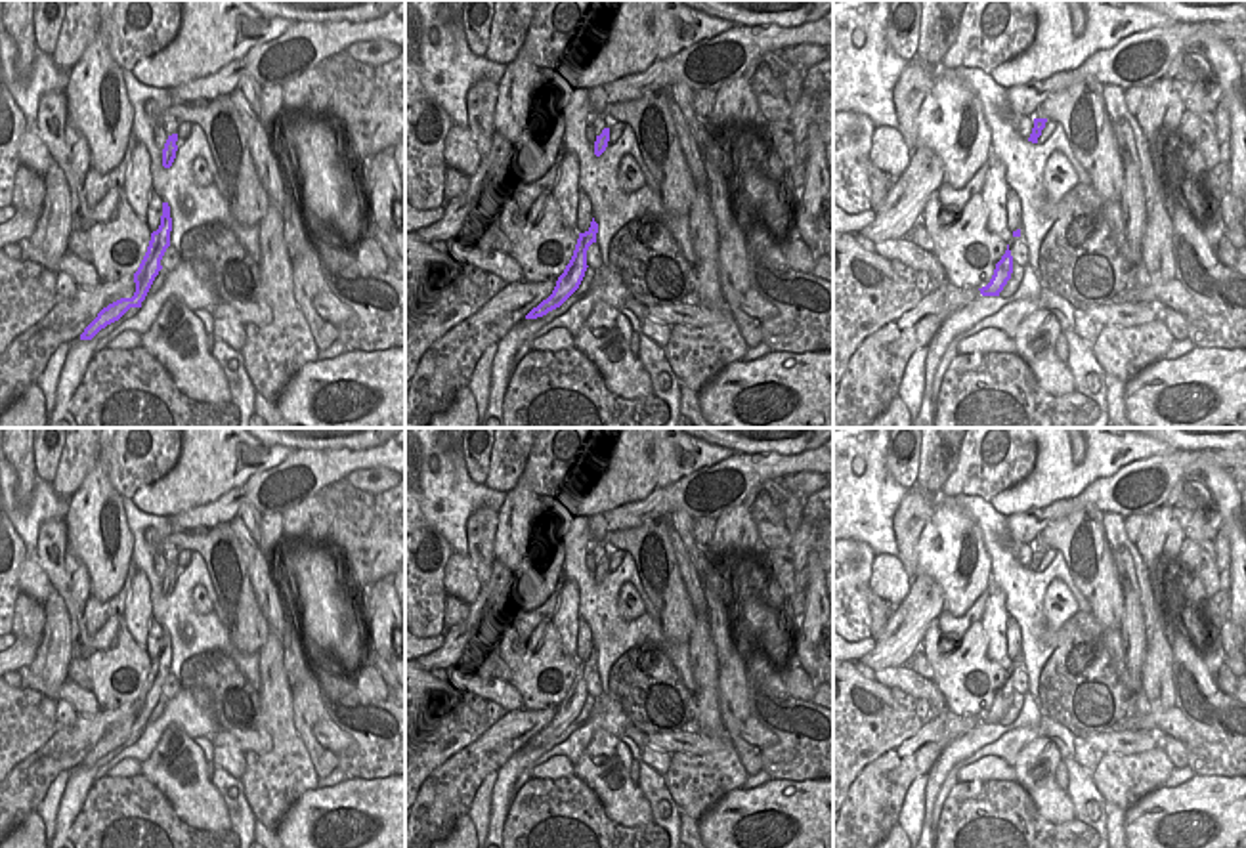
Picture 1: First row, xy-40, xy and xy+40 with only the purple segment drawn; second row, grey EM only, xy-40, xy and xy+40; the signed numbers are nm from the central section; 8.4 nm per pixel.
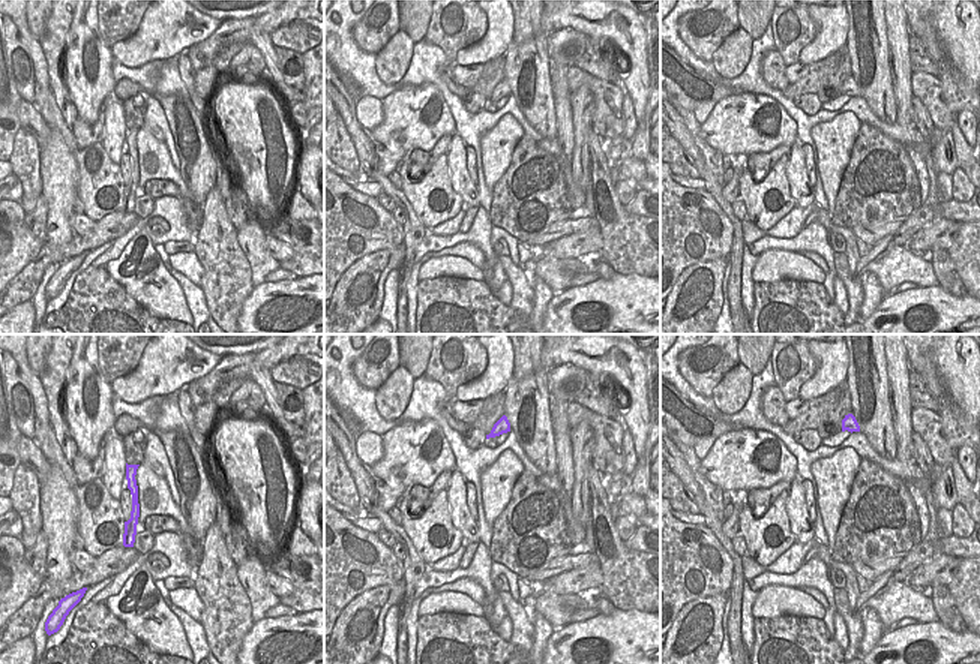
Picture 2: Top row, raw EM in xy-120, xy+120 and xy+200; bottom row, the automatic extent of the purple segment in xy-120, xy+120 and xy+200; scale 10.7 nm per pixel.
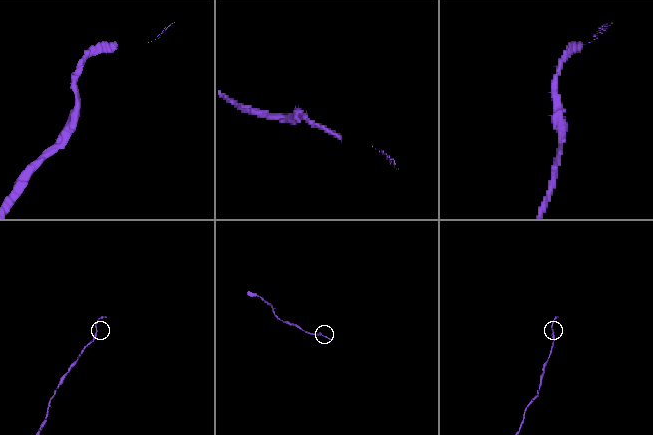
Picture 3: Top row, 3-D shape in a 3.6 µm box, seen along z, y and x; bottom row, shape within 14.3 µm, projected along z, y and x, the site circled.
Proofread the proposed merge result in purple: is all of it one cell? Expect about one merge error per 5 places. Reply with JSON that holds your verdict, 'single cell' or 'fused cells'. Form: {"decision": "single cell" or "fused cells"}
{"decision": "single cell"}

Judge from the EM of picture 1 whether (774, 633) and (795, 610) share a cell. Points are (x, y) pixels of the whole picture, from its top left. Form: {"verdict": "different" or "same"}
{"verdict": "different"}

